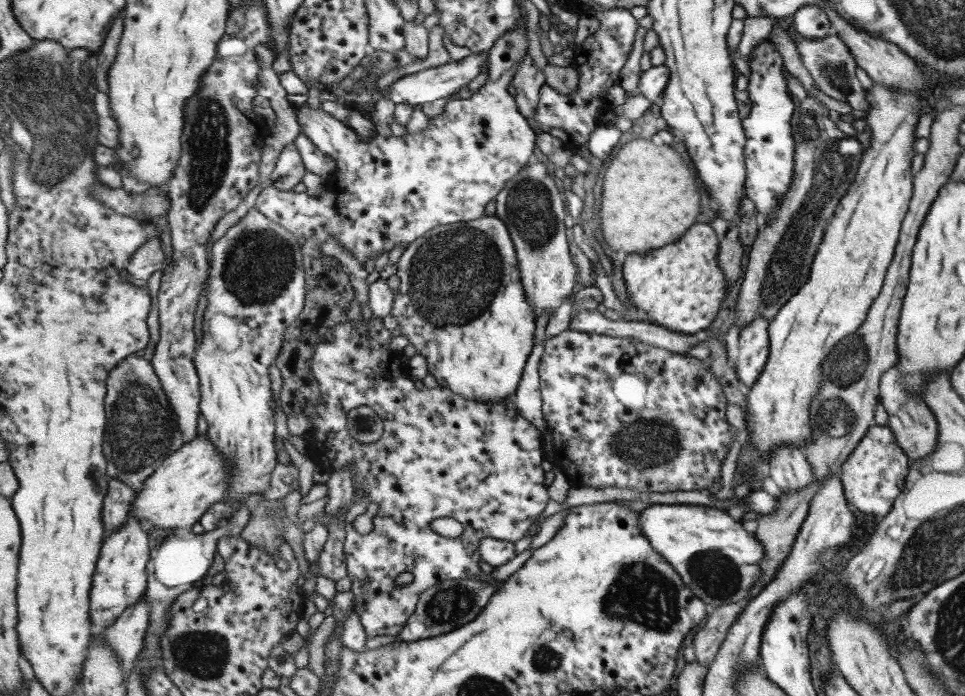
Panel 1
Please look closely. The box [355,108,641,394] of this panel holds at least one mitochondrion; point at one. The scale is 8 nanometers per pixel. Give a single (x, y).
(454, 276)

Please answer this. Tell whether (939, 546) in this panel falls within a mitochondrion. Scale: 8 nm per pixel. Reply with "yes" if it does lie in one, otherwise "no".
yes

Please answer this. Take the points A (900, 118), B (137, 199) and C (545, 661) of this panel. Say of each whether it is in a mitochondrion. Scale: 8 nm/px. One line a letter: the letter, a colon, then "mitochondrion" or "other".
A: other
B: other
C: mitochondrion

